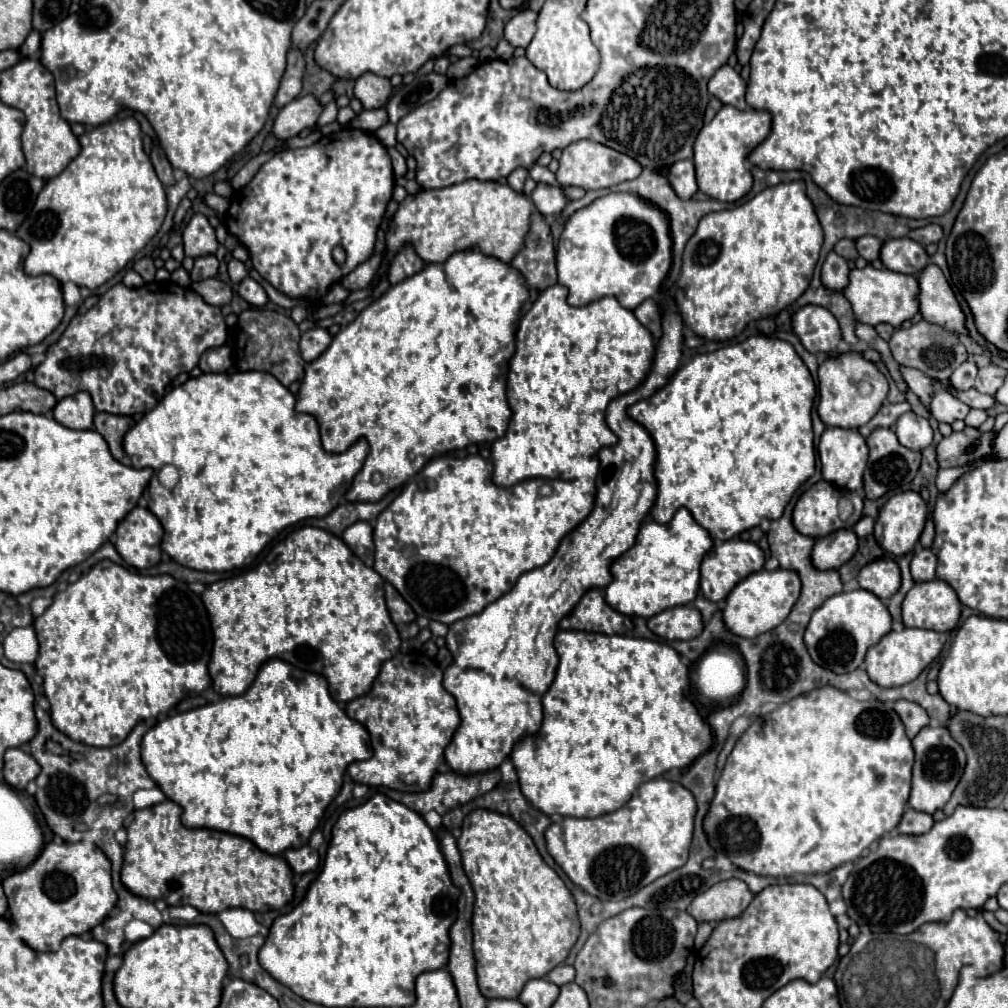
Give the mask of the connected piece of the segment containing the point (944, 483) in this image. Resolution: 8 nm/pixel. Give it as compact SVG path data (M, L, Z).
M970 463L964 467L952 467L952 469L938 469L938 477L936 477L936 485L938 491L946 491L964 471L970 469Z

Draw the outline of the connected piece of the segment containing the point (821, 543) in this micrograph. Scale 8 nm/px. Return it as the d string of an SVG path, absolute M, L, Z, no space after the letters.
M850 529L834 531L828 537L822 537L816 541L812 549L812 563L816 569L838 569L844 565L858 549L858 537Z

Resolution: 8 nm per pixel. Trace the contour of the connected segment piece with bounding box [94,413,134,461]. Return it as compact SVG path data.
M96 413L94 415L94 429L106 439L114 459L118 459L118 461L124 457L122 439L132 425L134 425L132 417L120 417L120 415L110 415L110 413Z

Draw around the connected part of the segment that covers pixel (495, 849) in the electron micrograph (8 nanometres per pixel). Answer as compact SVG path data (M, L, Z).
M474 809L464 819L462 835L458 837L458 849L462 855L464 871L476 895L472 931L478 987L488 999L516 999L526 981L548 975L568 957L570 949L574 947L580 935L580 921L574 897L564 881L558 877L558 873L544 863L524 827L520 827L508 815L488 809Z

